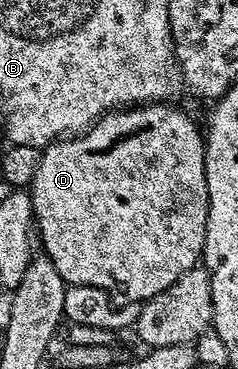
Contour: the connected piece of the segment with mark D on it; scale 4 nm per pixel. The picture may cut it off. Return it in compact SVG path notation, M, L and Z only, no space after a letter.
M148 103L136 105L125 109L116 109L100 117L89 129L83 130L78 135L72 135L66 139L51 142L39 154L37 163L37 175L33 175L29 186L29 194L32 201L34 213L34 228L37 230L37 237L43 240L42 252L57 267L61 279L68 285L88 285L98 289L106 289L123 293L126 300L145 302L153 295L165 291L185 271L196 268L200 264L205 247L205 227L209 215L209 187L205 183L205 155L203 146L205 144L204 134L191 122L187 113L174 109L168 103Z

